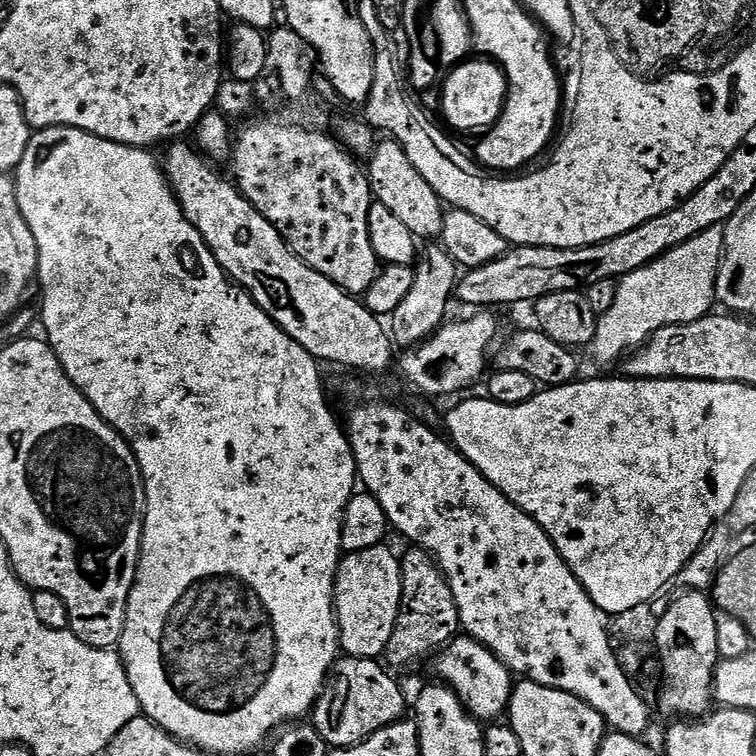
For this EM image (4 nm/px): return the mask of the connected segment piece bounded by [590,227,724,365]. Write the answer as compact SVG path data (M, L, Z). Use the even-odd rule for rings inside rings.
M723 227L702 230L702 234L690 238L674 250L664 253L656 260L651 260L646 266L623 277L616 285L614 304L597 319L596 339L590 345L593 358L600 364L619 365L629 353L642 347L652 337L653 332L662 330L666 326L689 324L709 315L713 311L712 304L714 305L716 300L716 272L720 269L720 255L723 252Z

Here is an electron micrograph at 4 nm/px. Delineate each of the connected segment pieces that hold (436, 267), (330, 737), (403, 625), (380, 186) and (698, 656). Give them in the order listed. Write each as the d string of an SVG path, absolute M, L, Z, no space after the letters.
M428 242L419 249L410 290L406 298L398 302L398 309L392 312L388 320L389 333L397 349L415 348L440 329L446 320L444 315L448 312L448 303L453 303L457 279L458 265L439 243Z
M337 659L328 673L328 679L324 681L323 692L312 707L312 727L318 730L318 734L322 734L327 744L337 749L362 744L378 730L399 724L409 711L410 700L404 697L399 682L391 675L395 676L379 659Z
M412 546L407 550L409 552L403 553L400 561L402 574L400 613L396 619L394 634L390 634L390 642L383 655L387 667L392 670L422 663L428 655L431 657L439 653L440 649L449 644L461 631L454 594L439 566L423 548Z
M381 139L367 161L366 171L372 184L375 203L385 204L409 228L410 234L414 234L421 241L428 242L439 237L446 211L445 205L438 198L438 194L434 194L430 182L426 182L426 178L422 178L422 174L414 170L410 158L406 158L397 140Z
M687 590L679 593L677 600L669 603L665 612L659 613L657 630L654 637L656 652L660 655L660 668L664 671L664 685L660 688L660 708L668 718L699 718L707 716L714 704L712 677L716 675L716 666L720 660L718 654L717 609L711 599L702 592Z

